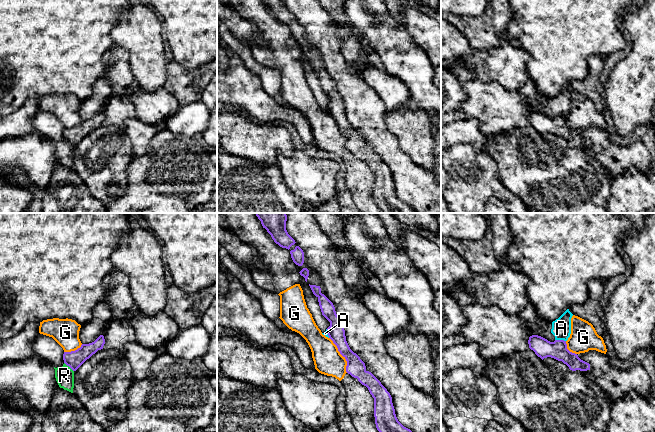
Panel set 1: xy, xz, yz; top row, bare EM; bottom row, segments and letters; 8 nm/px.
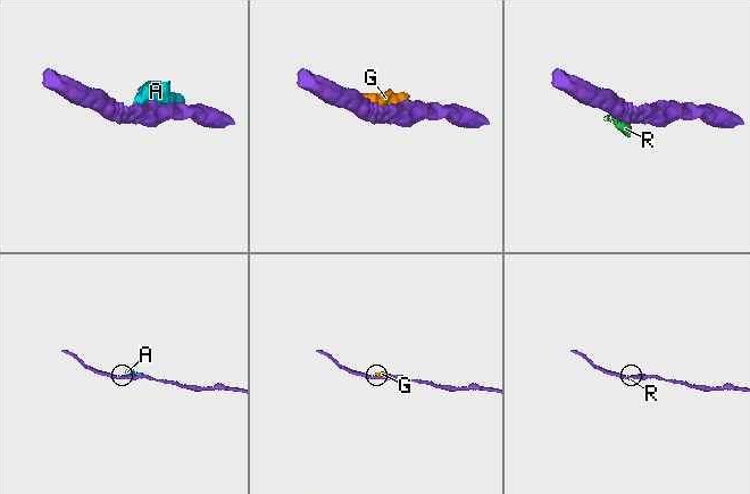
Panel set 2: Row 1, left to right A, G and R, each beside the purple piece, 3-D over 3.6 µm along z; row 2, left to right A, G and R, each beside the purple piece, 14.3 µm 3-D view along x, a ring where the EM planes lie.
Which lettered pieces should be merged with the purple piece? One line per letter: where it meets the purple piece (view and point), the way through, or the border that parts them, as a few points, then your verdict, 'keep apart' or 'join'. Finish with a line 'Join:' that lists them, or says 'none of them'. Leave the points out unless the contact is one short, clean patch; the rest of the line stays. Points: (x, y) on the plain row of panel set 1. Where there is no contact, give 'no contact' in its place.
A: contact yz (560, 116); keep apart
G: contact xz (341, 130); keep apart
R: contact xy (69, 142); border xy (64, 138), (73, 147); keep apart
Join: none of them

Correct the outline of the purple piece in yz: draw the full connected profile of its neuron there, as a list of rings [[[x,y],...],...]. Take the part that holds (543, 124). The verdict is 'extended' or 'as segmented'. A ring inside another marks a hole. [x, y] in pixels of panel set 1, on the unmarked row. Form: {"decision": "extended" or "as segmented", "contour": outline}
{"decision": "as segmented", "contour": [[[532,111],[529,113],[528,120],[529,124],[542,136],[551,133],[558,137],[562,137],[572,147],[590,146],[590,140],[581,136],[577,130],[570,128],[564,116],[550,118],[541,112]]]}

